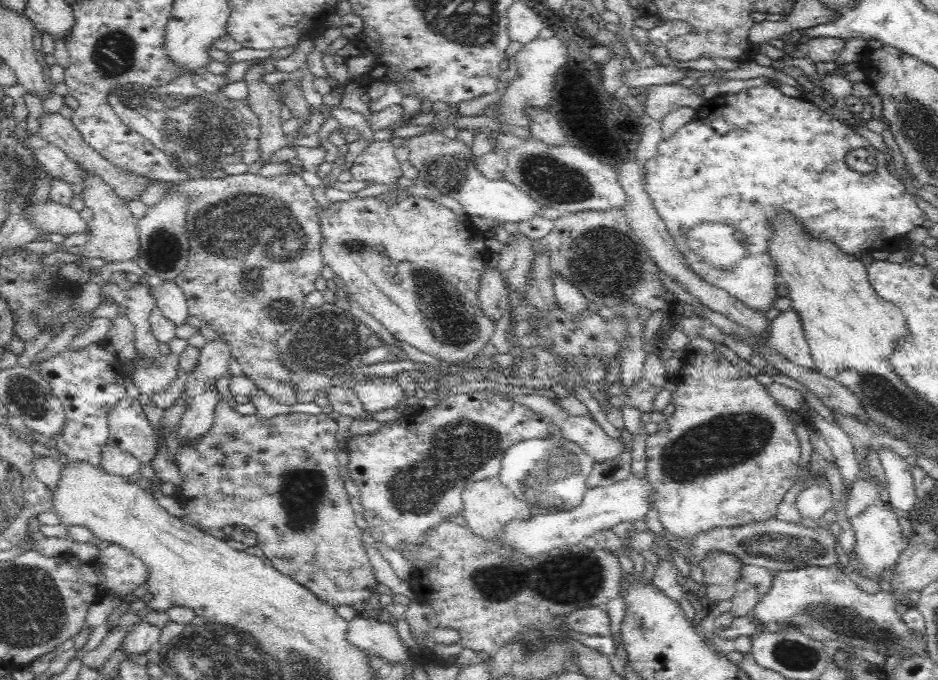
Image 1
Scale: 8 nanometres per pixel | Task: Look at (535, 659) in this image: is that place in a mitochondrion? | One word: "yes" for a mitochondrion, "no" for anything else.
yes

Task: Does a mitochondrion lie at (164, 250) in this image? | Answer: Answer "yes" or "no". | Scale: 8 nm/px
yes

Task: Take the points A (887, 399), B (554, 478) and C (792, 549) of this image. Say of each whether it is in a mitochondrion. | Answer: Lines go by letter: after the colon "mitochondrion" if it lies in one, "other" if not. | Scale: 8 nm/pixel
A: mitochondrion
B: mitochondrion
C: mitochondrion

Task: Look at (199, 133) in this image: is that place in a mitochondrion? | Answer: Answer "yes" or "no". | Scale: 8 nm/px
yes

